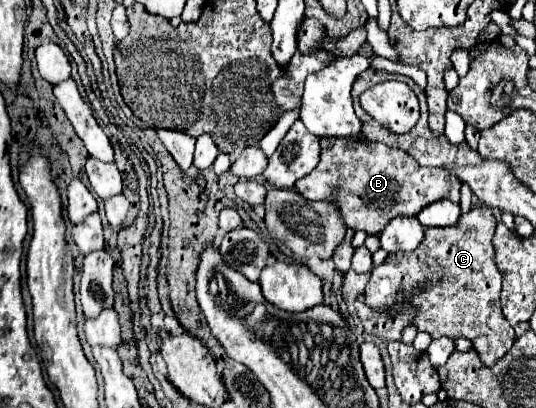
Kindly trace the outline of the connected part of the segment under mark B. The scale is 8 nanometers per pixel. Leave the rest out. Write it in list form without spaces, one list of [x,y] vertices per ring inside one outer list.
[[[362,134],[350,138],[322,138],[322,152],[318,166],[300,178],[294,186],[308,200],[336,200],[340,202],[342,218],[348,228],[364,230],[378,236],[386,224],[396,216],[416,216],[424,206],[448,198],[452,188],[452,202],[460,202],[462,182],[448,174],[448,170],[424,168],[410,154],[390,148],[380,142],[370,142]]]

